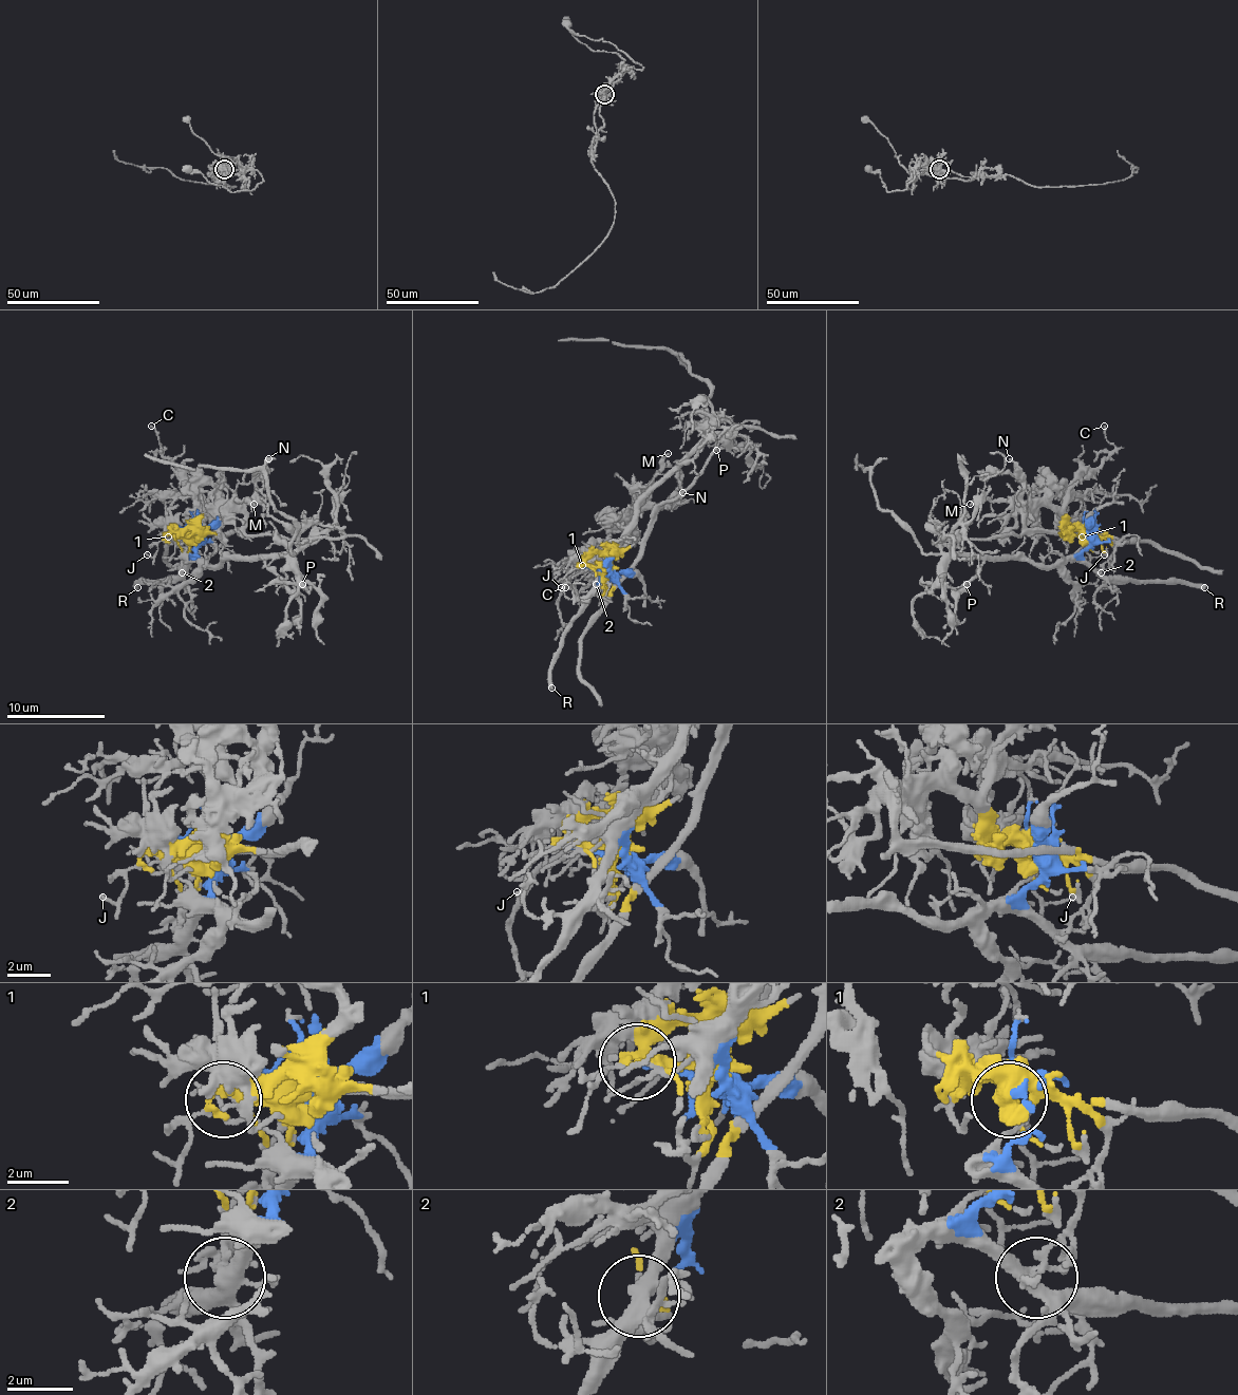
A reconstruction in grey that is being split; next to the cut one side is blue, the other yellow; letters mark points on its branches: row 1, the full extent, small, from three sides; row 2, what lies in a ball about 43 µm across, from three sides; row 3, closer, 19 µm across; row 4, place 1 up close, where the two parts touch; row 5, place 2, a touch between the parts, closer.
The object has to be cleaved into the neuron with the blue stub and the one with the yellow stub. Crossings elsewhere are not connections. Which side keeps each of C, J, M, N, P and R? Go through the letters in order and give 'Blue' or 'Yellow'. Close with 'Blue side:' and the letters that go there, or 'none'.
C: Yellow
J: Yellow
M: Yellow
N: Yellow
P: Blue
R: Blue
Blue side: P, R

